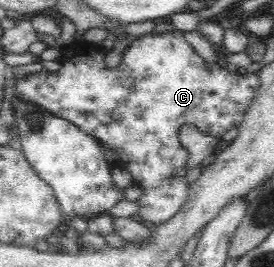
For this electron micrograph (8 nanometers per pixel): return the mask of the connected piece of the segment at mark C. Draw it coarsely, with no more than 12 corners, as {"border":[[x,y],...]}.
{"border":[[175,30],[18,79],[115,149],[158,225],[187,200],[181,126],[239,126],[258,73]]}

